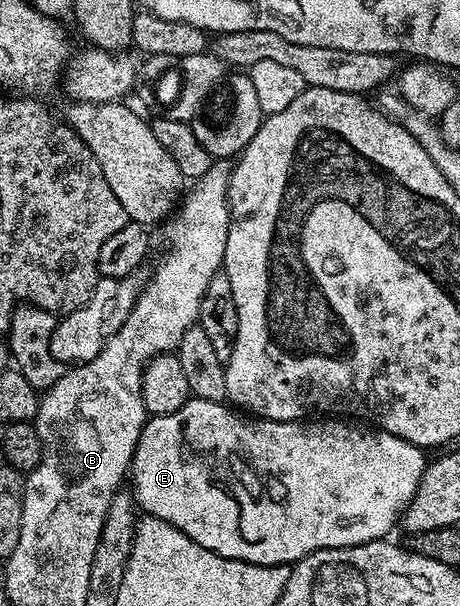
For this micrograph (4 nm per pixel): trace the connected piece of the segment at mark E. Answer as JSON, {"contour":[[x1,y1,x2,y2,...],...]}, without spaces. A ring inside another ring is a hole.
{"contour":[[189,397,184,407,178,408,178,412,174,412,171,416,152,416,147,419,130,467,130,482,132,478,130,493,135,498,137,507,145,515,172,522,174,528,186,532,186,536,190,536,190,540,202,544,210,552,221,554,223,558,237,558,240,562,253,562,259,566,288,566,302,561,315,550,379,542,391,535,388,533,391,532,391,526,395,522,397,525,401,521,408,501,412,499,418,488,422,473,421,451,413,448,409,442,403,442,398,436,383,432,363,434,356,427,359,425,356,424,348,424,352,426,313,426,311,423,313,421,310,420,301,421,299,424,277,424,271,422,269,418,255,416,247,418,243,413,237,413,235,409,223,410,224,408,226,408,224,402,202,402,194,397]]}

